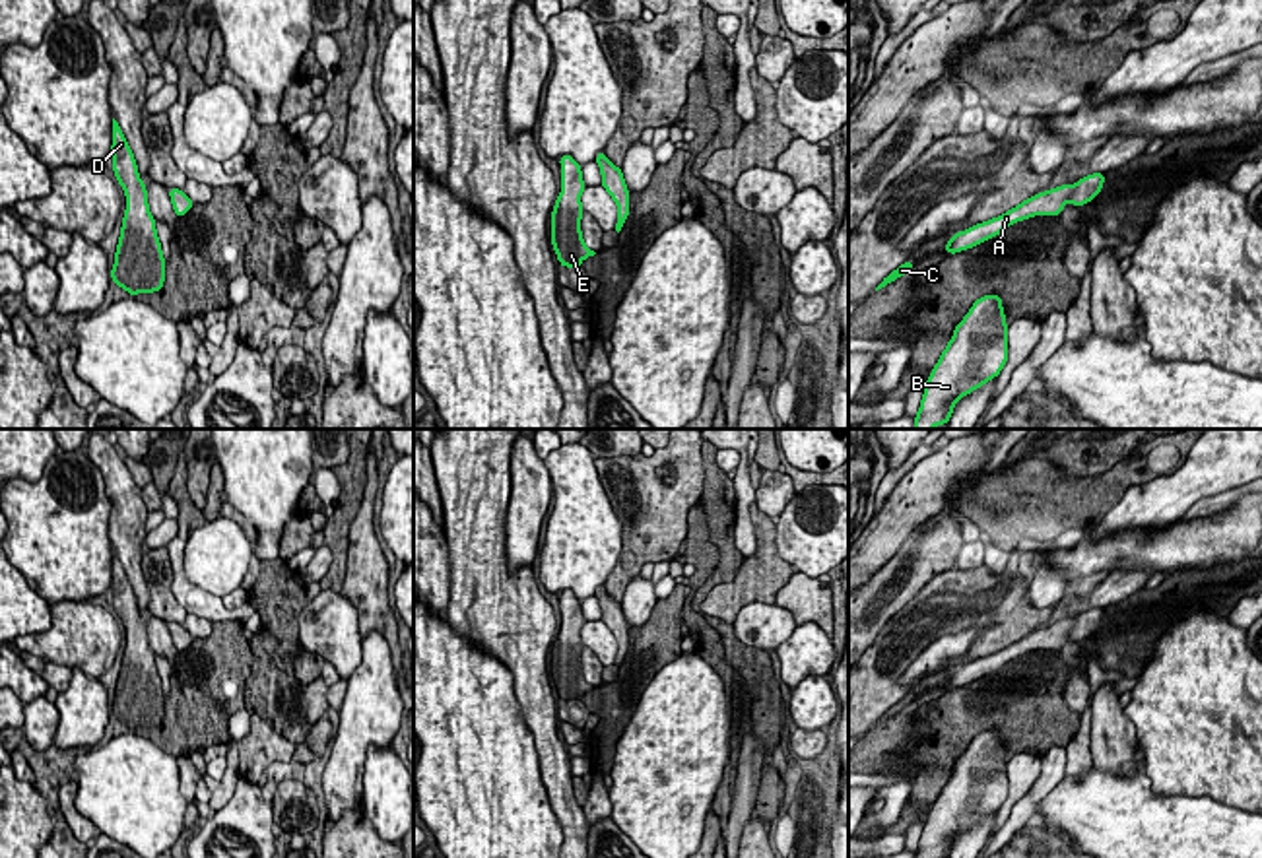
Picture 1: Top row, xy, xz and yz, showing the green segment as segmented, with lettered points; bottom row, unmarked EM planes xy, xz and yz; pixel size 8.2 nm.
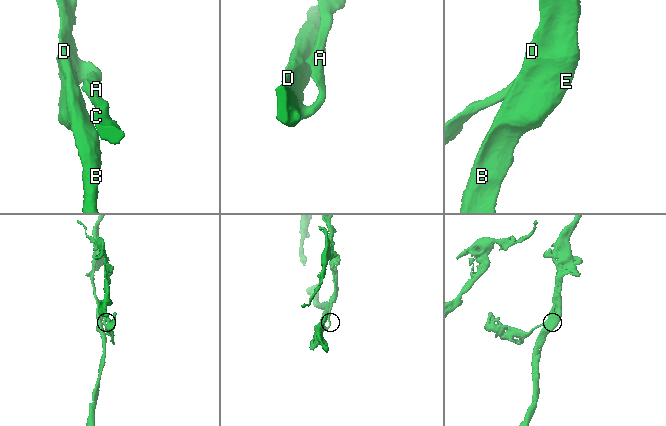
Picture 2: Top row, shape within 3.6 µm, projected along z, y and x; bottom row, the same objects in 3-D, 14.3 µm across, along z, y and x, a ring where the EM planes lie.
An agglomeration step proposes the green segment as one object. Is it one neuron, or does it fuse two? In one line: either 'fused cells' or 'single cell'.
single cell

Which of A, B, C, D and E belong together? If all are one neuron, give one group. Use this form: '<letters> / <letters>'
A B C D E

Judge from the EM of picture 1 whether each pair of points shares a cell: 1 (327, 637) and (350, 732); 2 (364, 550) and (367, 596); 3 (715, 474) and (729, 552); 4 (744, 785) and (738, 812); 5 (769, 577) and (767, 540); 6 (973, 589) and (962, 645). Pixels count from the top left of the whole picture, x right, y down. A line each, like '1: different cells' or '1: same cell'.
1: different cells
2: same cell
3: same cell
4: same cell
5: same cell
6: different cells

